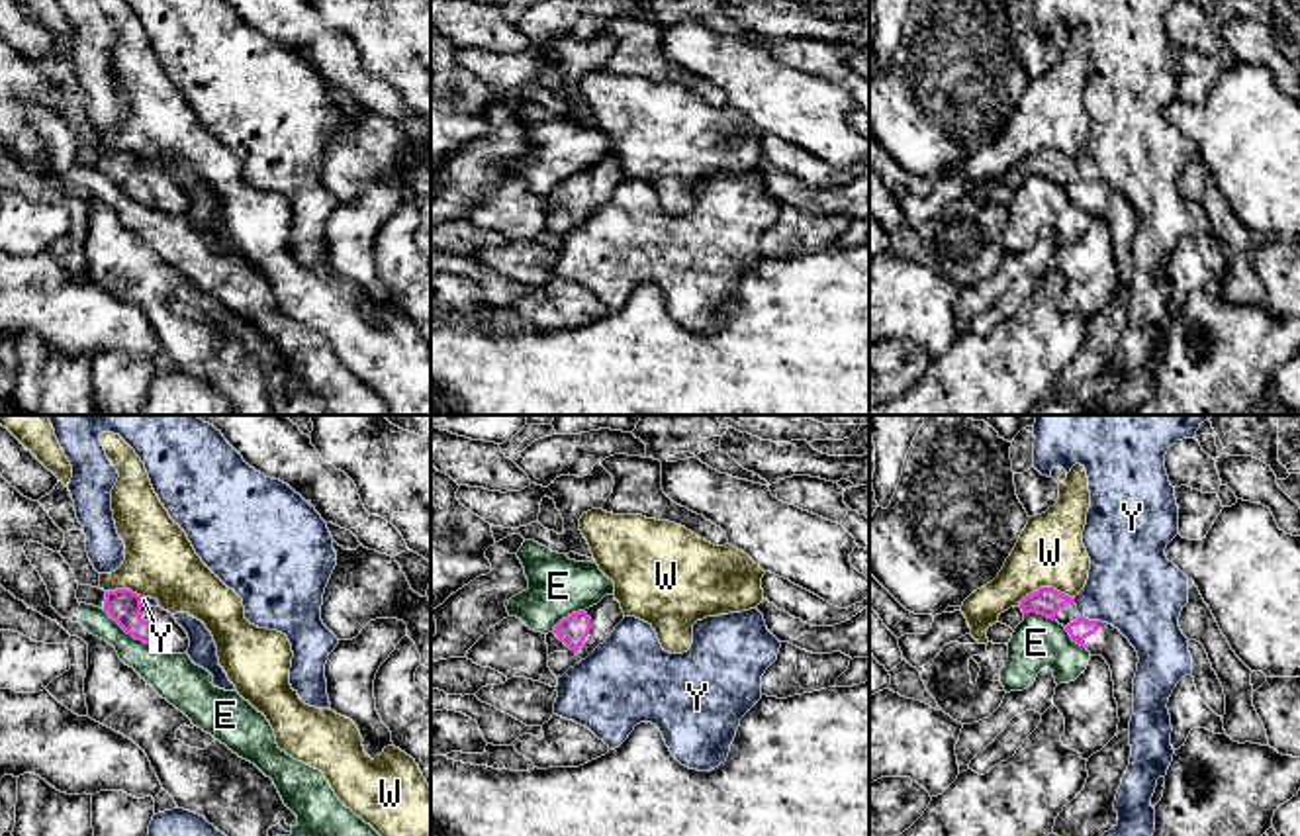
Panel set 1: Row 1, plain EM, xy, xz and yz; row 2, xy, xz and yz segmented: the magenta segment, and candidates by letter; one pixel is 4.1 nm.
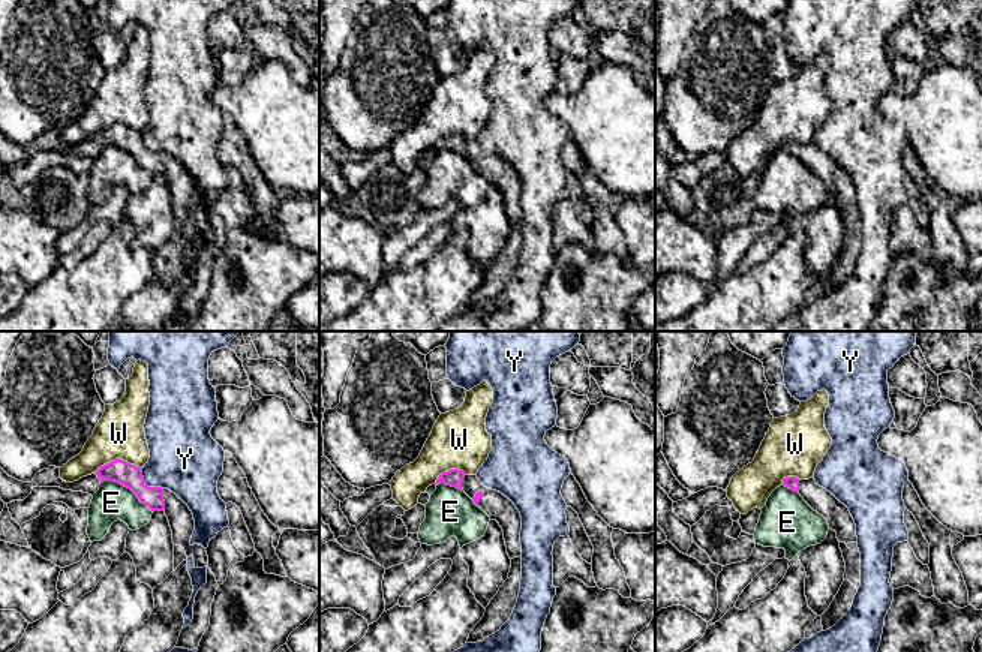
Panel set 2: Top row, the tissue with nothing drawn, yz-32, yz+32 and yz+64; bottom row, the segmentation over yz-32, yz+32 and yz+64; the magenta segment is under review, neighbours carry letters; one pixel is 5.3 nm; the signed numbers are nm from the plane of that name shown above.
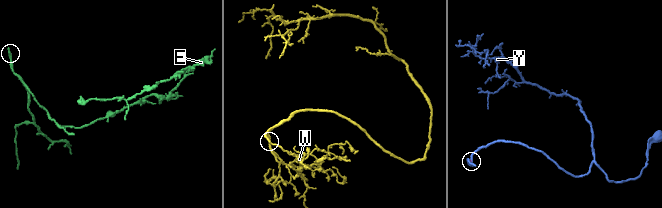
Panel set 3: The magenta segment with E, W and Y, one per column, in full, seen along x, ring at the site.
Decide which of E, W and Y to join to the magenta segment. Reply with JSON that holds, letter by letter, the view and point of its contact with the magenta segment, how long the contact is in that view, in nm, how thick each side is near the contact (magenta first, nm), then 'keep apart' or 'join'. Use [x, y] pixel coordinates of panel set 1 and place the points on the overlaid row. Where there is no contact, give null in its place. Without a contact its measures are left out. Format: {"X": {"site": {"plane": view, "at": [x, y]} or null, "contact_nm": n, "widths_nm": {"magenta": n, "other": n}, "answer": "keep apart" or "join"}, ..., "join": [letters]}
{"E": {"site": {"plane": "xy", "at": [128, 633]}, "contact_nm": 260, "widths_nm": {"magenta": 140, "other": 180}, "answer": "keep apart"}, "W": {"site": {"plane": "yz", "at": [1044, 588]}, "contact_nm": 240, "widths_nm": {"magenta": 120, "other": 280}, "answer": "keep apart"}, "Y": {"site": {"plane": "yz", "at": [1091, 621]}, "contact_nm": 90, "widths_nm": {"magenta": 90, "other": 360}, "answer": "keep apart"}, "join": []}

